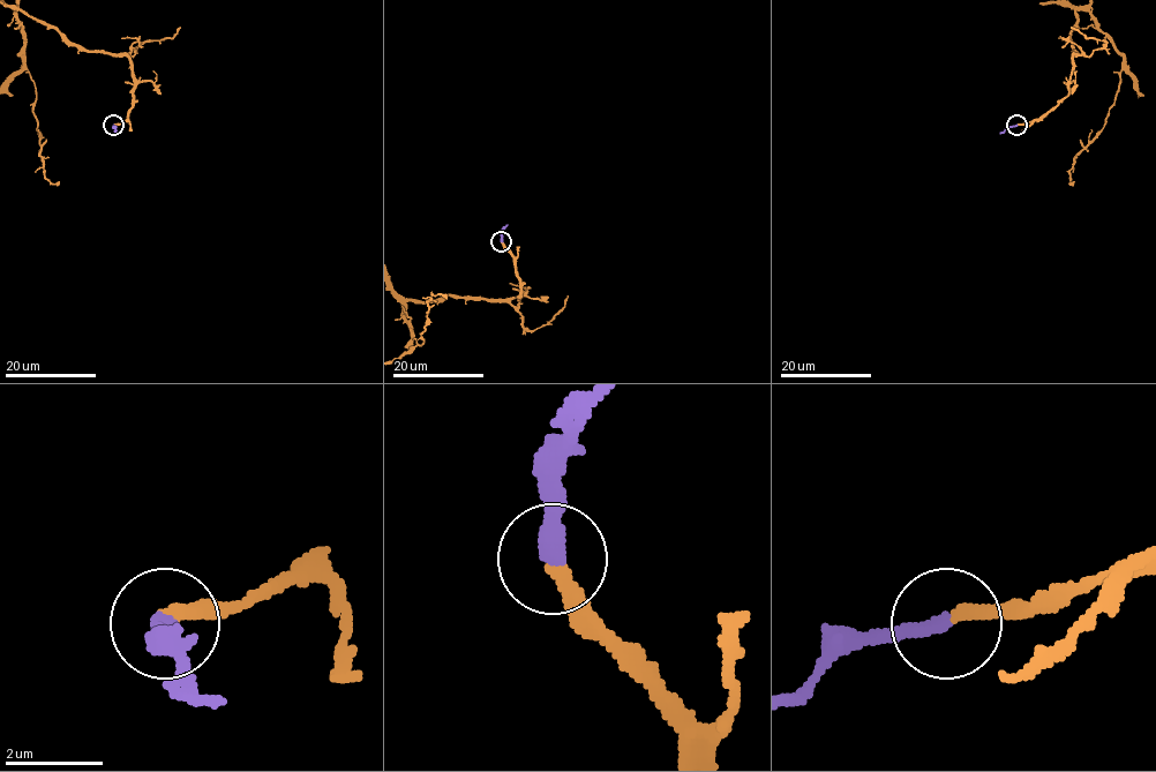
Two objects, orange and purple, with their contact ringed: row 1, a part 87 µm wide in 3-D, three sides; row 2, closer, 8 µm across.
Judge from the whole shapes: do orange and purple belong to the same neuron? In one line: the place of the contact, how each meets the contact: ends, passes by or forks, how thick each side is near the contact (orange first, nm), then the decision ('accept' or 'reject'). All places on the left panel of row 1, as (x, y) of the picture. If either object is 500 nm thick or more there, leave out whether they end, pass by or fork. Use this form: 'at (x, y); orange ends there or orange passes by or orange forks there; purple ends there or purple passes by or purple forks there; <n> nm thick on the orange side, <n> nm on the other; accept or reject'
at (113, 125); orange ends there; purple ends there; 280 nm thick on the orange side, 300 nm on the other; accept

